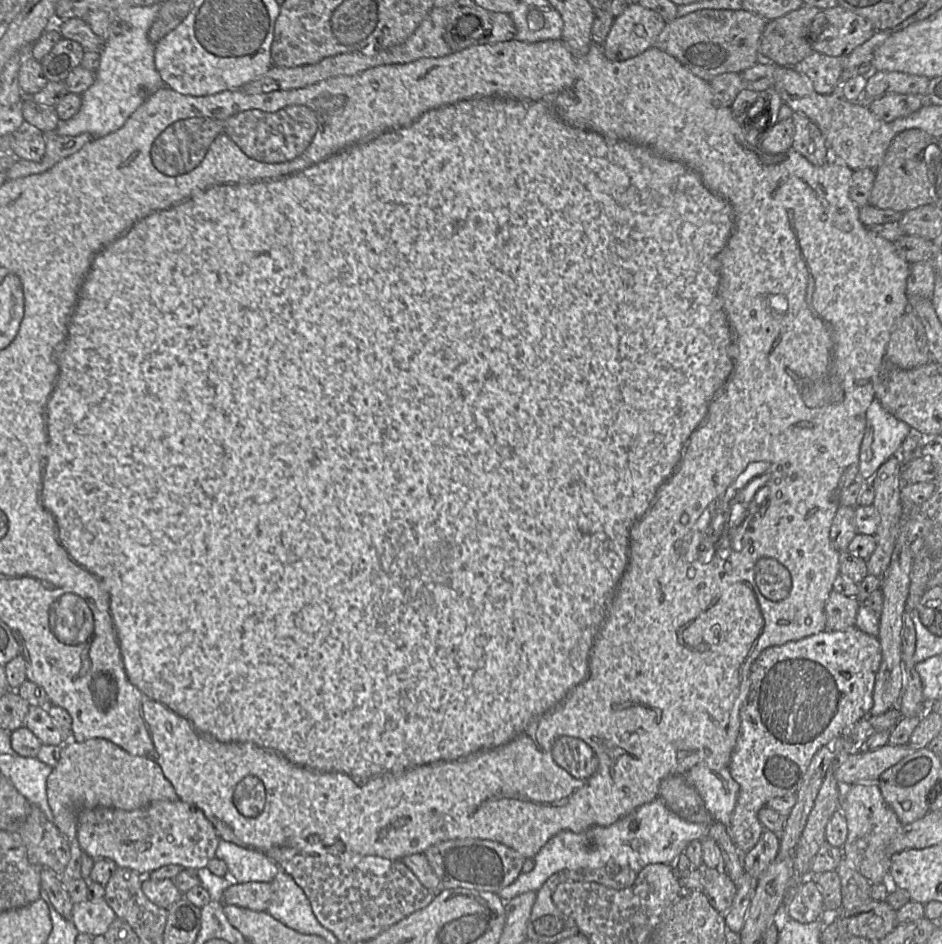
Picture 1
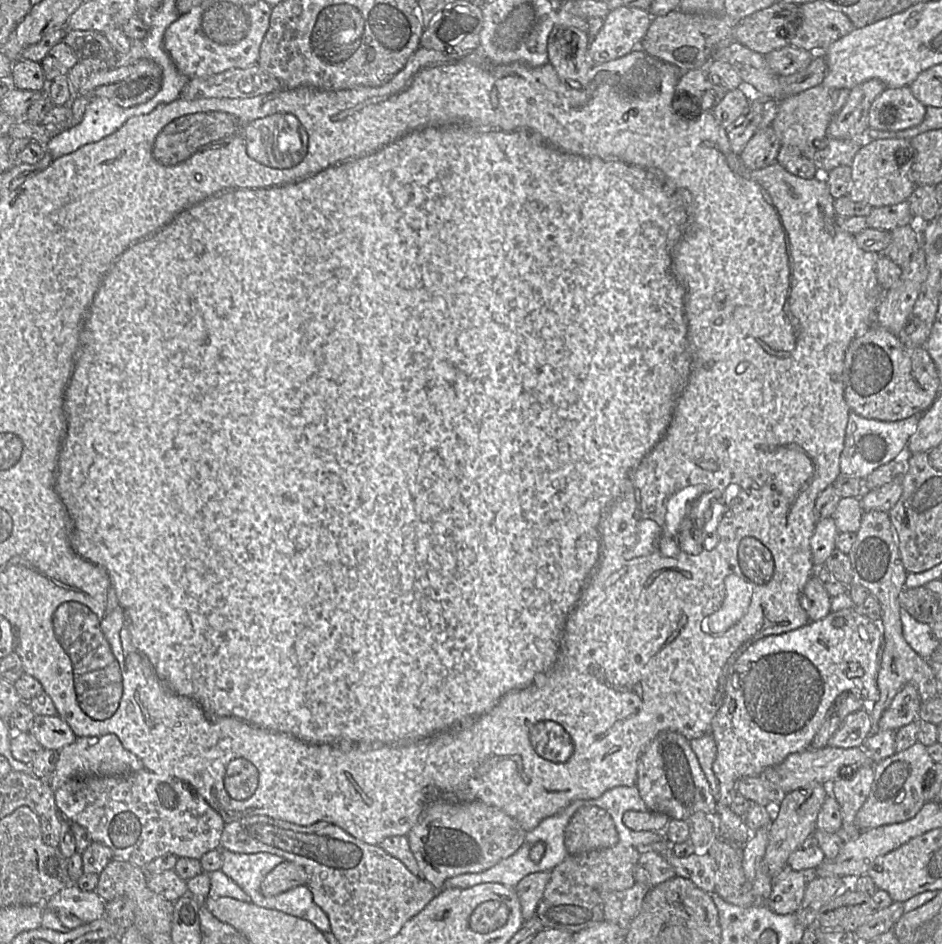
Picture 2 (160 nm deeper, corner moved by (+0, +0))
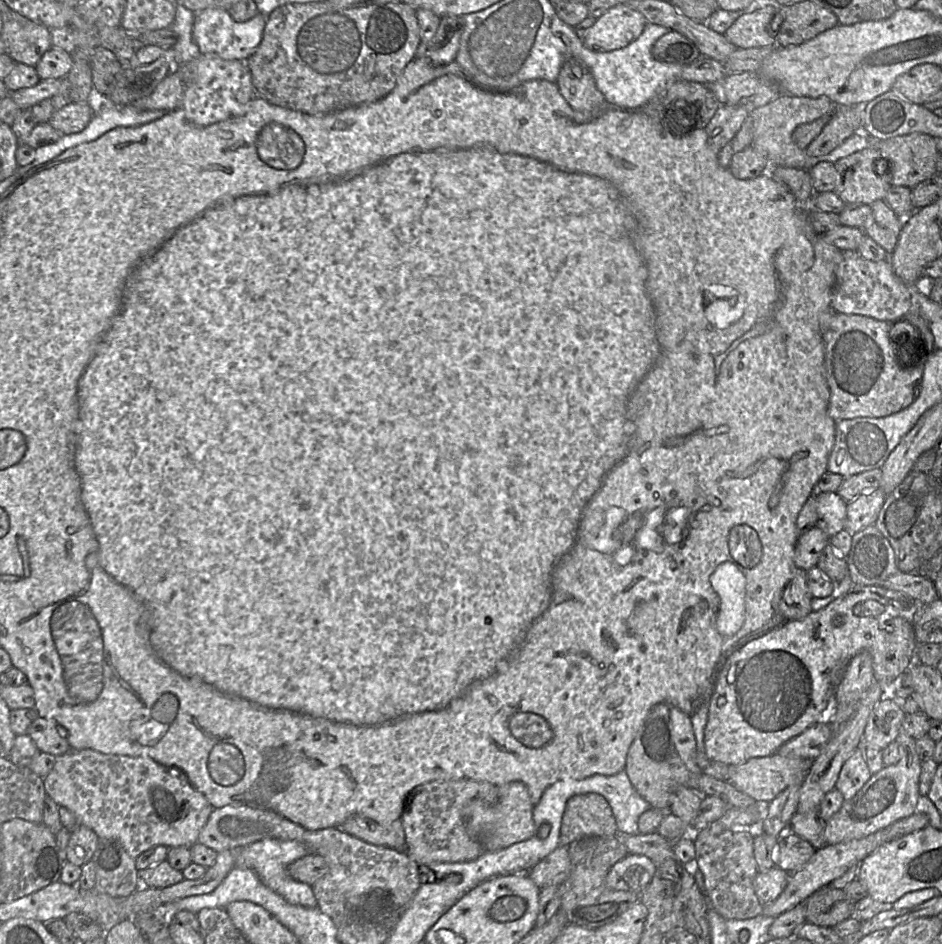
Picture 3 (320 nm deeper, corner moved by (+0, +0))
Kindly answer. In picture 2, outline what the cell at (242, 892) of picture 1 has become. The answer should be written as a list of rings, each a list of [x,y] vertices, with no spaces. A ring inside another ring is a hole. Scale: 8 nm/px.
[[[284,861],[265,876],[260,891],[265,897],[272,897],[306,883],[307,875],[303,868]]]

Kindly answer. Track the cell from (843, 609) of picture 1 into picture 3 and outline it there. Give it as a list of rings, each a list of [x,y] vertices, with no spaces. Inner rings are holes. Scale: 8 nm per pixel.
[[[796,567],[792,579],[783,591],[780,603],[787,621],[801,619],[810,614],[812,598],[807,585],[806,571]]]

